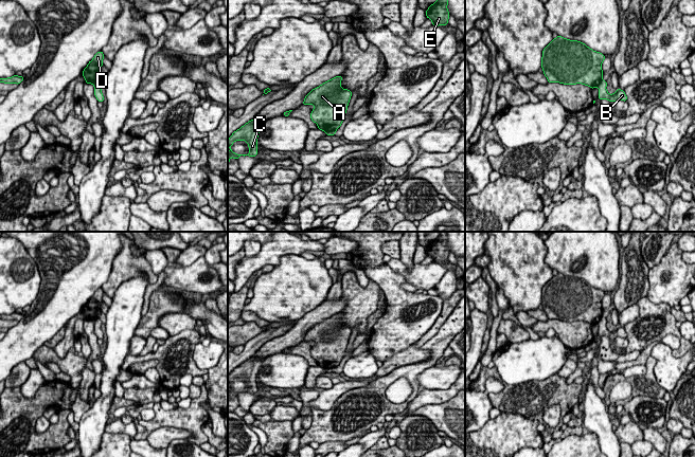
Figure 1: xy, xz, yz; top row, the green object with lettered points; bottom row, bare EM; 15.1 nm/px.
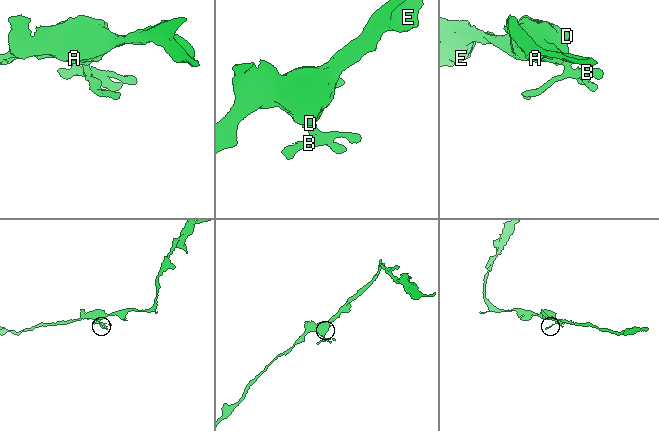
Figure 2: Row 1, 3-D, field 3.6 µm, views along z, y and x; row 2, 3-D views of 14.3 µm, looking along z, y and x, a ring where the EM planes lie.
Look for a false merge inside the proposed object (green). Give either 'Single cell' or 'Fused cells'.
Fused cells

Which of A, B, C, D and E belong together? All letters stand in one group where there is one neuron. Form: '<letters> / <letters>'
A C D E / B

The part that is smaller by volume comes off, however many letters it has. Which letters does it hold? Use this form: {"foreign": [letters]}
{"foreign": ["B"]}

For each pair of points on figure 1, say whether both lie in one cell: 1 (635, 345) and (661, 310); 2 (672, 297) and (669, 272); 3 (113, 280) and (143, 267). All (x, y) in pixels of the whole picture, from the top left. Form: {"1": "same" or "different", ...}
{"1": "same", "2": "same", "3": "same"}

